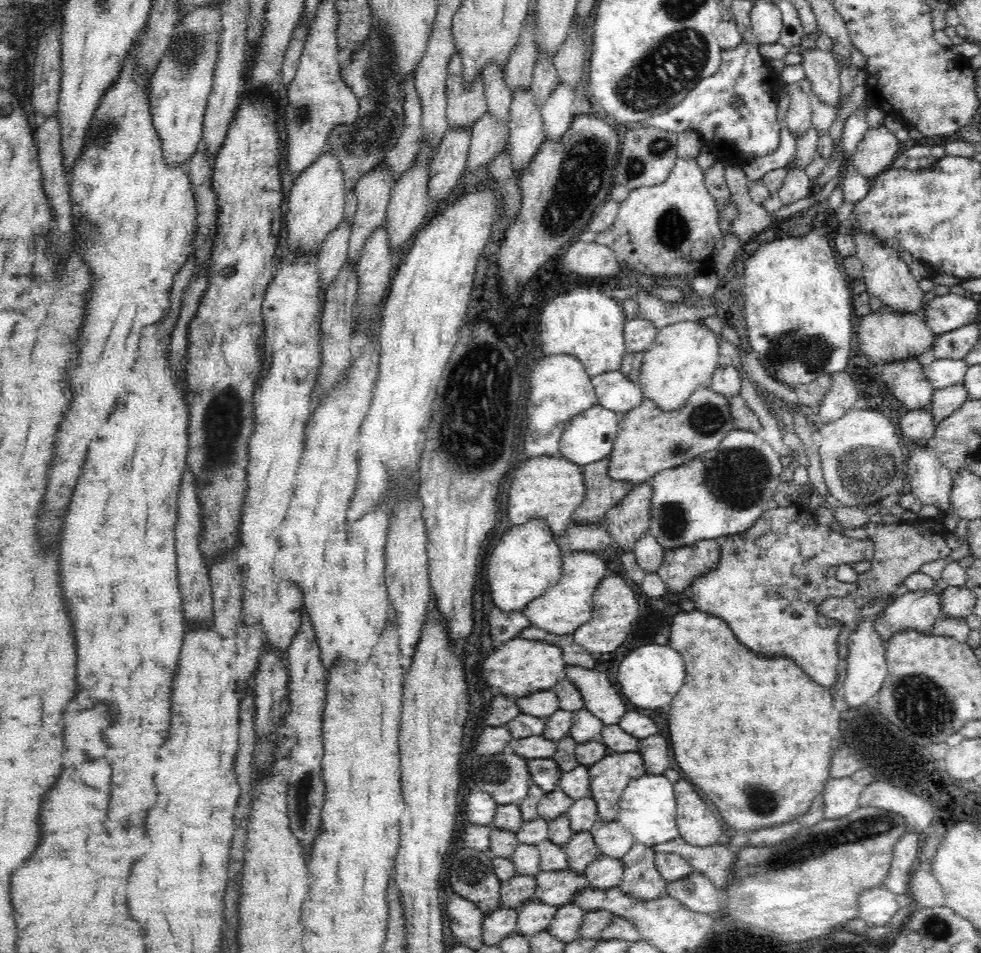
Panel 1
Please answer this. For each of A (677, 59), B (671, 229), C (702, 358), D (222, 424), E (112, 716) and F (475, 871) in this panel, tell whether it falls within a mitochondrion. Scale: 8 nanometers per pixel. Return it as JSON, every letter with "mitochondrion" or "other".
{"A":"mitochondrion","B":"mitochondrion","C":"other","D":"mitochondrion","E":"other","F":"mitochondrion"}

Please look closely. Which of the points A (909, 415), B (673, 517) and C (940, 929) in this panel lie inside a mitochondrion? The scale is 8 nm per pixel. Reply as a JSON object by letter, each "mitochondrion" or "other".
{"A":"other","B":"mitochondrion","C":"mitochondrion"}

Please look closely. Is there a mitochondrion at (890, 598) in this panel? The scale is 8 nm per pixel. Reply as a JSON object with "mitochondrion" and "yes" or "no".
{"mitochondrion":"no"}

